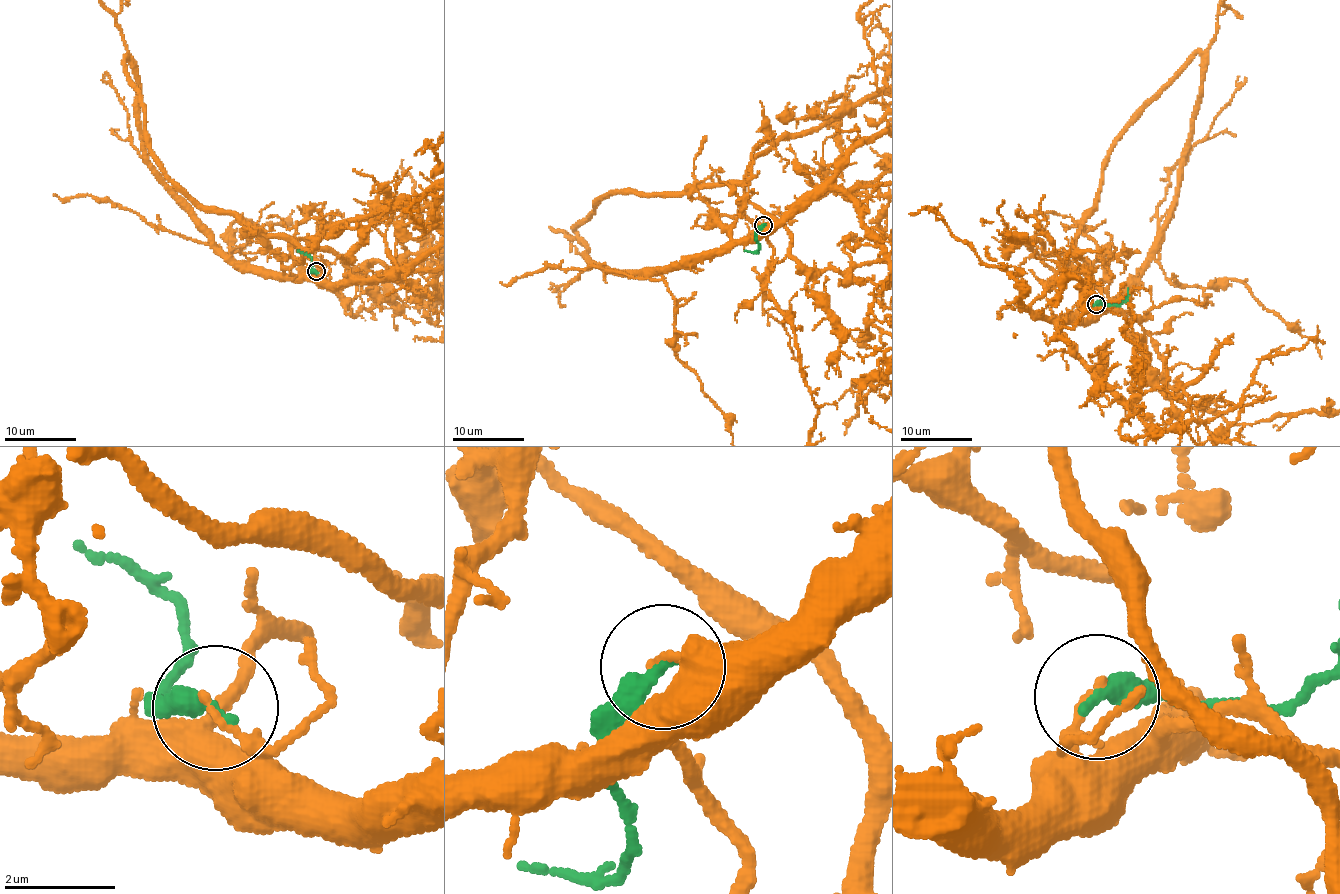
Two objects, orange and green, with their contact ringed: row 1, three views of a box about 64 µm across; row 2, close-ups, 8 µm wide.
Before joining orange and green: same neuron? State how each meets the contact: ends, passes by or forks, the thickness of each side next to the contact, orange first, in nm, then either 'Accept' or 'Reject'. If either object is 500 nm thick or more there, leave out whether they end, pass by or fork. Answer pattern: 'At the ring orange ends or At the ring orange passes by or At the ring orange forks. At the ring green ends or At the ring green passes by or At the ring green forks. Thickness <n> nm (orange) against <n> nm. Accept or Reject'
At the ring orange passes by. At the ring green ends. Thickness 120 nm (orange) against 380 nm. Reject

